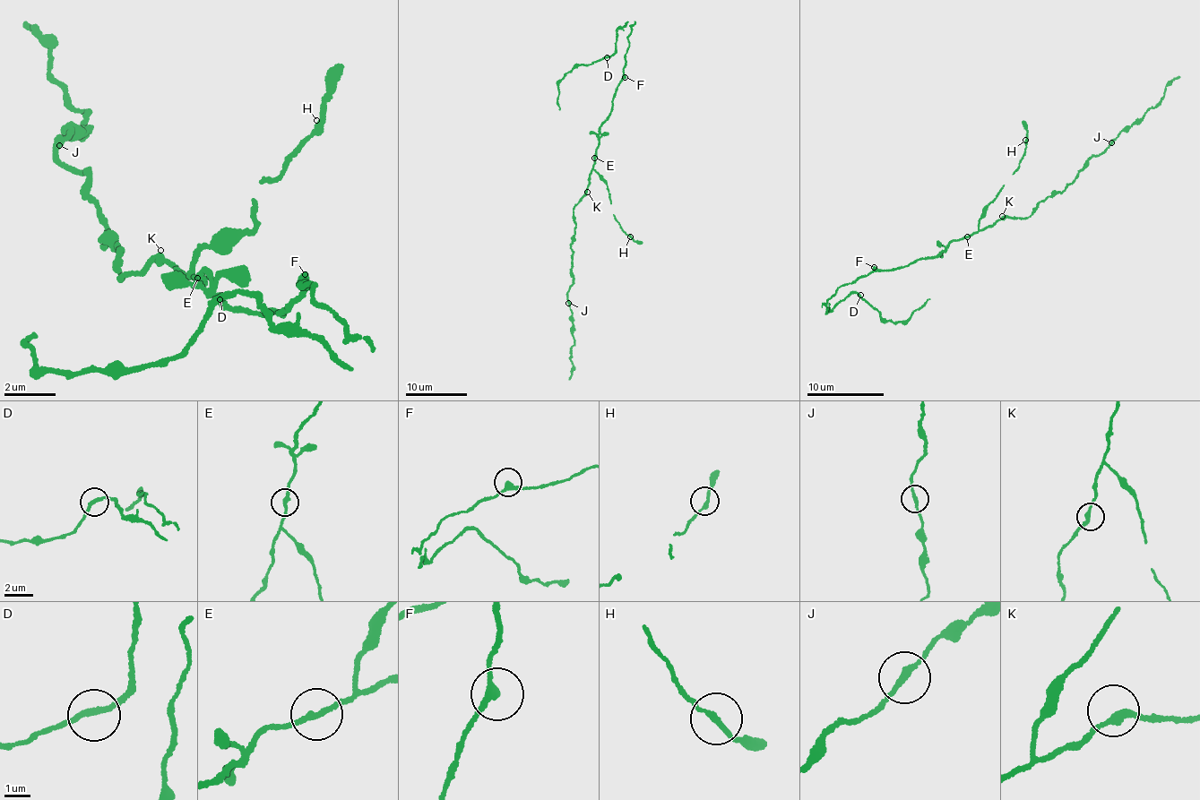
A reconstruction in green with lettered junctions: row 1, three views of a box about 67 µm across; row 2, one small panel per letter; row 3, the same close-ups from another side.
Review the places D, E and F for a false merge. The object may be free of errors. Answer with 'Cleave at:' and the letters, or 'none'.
Cleave at: none

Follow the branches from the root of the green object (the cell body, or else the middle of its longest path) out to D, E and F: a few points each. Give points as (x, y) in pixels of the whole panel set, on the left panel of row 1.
D: (211, 285), (235, 308), (280, 315), (297, 281), (315, 284), (345, 344), (298, 337), (250, 296), (220, 299)
E: (211, 285), (207, 273), (201, 271), (205, 279), (199, 277)
F: (211, 285), (211, 296), (235, 308), (249, 306), (280, 315), (279, 308), (301, 291), (305, 274)

